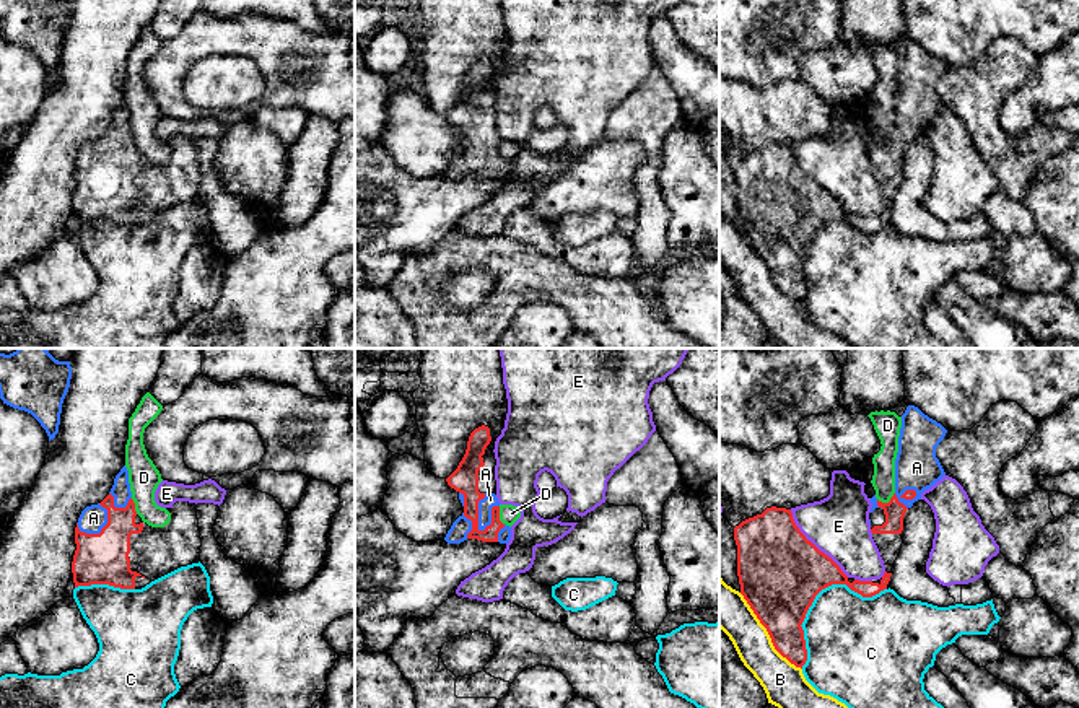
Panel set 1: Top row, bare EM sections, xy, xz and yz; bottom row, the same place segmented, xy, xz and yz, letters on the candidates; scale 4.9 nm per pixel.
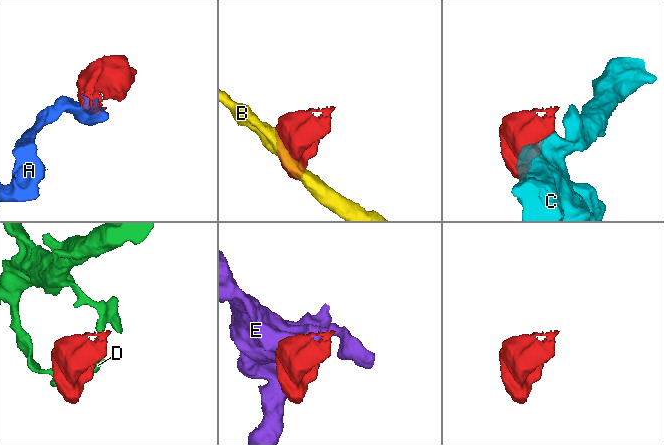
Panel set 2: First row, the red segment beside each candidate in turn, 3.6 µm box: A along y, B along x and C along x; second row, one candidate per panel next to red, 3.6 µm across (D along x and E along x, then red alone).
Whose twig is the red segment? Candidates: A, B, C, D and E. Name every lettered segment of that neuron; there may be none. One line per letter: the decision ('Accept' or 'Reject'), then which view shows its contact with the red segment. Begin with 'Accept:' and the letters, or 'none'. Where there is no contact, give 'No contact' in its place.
Accept: A
A: Accept. Touches red in xz
B: Reject. Touches red in yz
C: Reject. Touches red in yz
D: Reject. Touches red in yz
E: Reject. Touches red in yz

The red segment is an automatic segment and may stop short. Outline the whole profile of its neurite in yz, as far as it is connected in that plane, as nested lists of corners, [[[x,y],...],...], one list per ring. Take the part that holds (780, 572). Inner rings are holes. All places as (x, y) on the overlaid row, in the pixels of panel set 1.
[[[771,506],[762,514],[742,521],[734,527],[734,540],[737,545],[740,594],[767,628],[775,649],[801,669],[807,661],[801,625],[815,596],[832,584],[846,584],[863,597],[872,597],[887,589],[892,576],[885,571],[879,583],[859,579],[850,583],[841,568],[806,539],[793,519],[791,509],[786,508]]]

